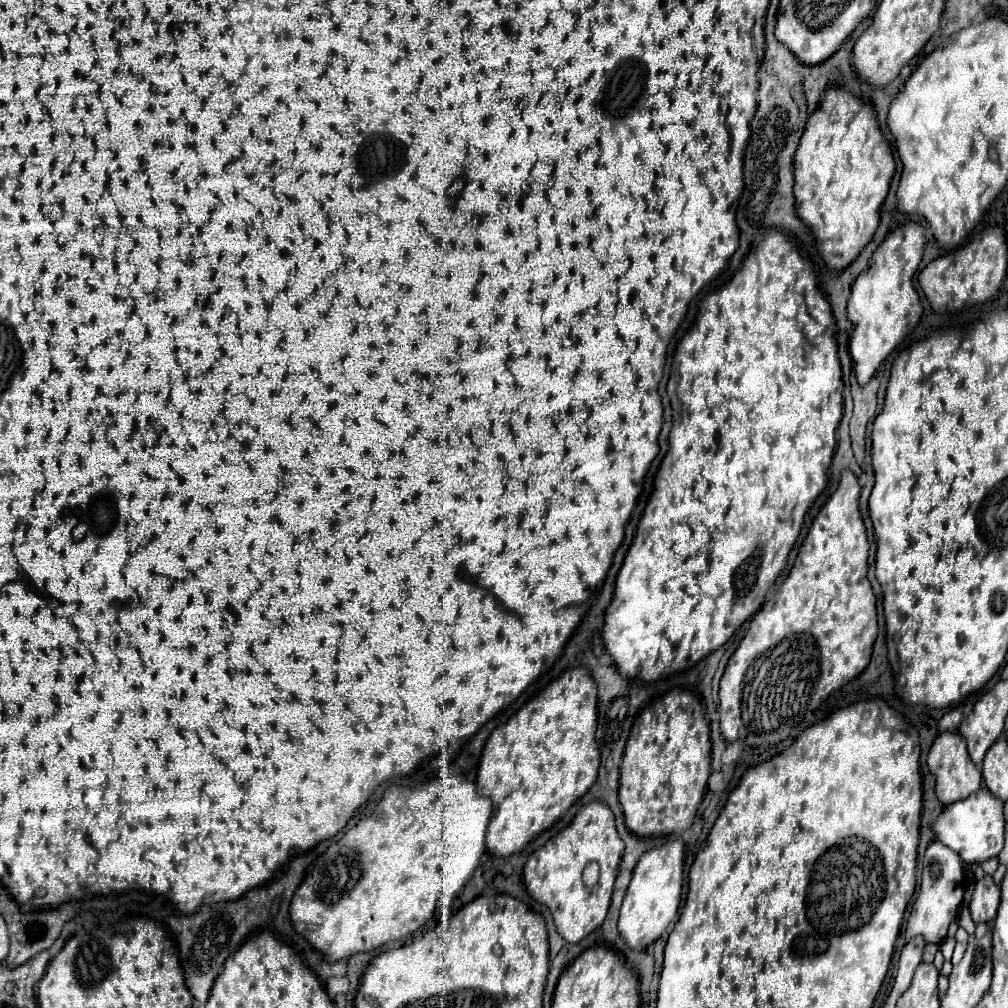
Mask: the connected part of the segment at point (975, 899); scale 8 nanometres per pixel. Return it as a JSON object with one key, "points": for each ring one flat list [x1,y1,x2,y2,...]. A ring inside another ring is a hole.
{"points":[[984,875,980,881,976,881,976,889,970,901,972,919,982,923,994,921,998,903,1000,903,1000,885,996,885,990,875]]}

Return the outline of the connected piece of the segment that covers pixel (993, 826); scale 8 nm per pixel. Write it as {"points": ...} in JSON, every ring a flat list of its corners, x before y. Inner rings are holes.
{"points":[[978,789,976,793,972,793,970,797,966,797,964,801,956,801,952,805,948,805,944,809,944,813,934,821,934,833,936,837,948,845,950,849,954,849,964,863,974,865,974,863,982,863,990,857,996,857,1002,847,1004,847,1004,813,1002,813,1004,801,1000,801,998,797,992,797,992,793,988,793,988,789]]}

